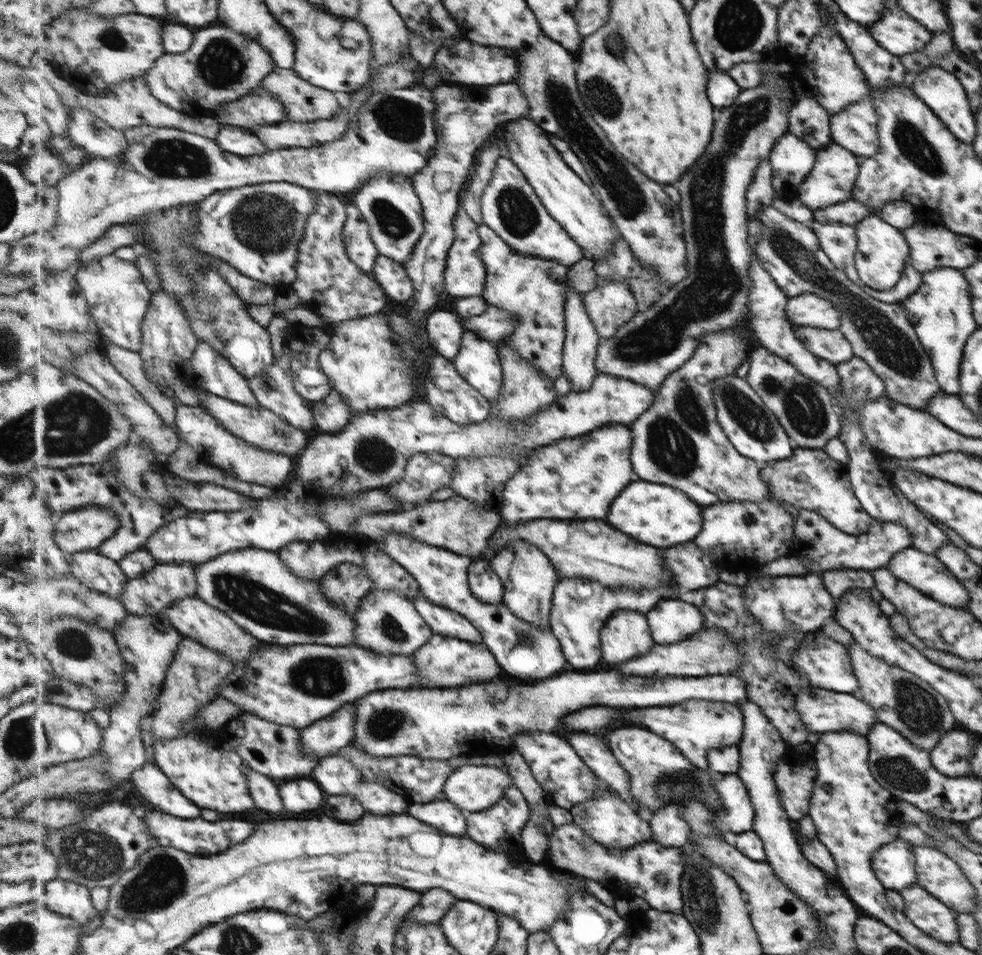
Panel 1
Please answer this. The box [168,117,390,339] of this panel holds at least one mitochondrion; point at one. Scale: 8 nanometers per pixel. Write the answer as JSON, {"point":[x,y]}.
{"point":[264,224]}

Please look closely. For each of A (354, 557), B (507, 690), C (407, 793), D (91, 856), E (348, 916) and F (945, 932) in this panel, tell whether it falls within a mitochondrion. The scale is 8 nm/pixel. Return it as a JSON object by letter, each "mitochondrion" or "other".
{"A":"other","B":"other","C":"other","D":"mitochondrion","E":"other","F":"other"}

